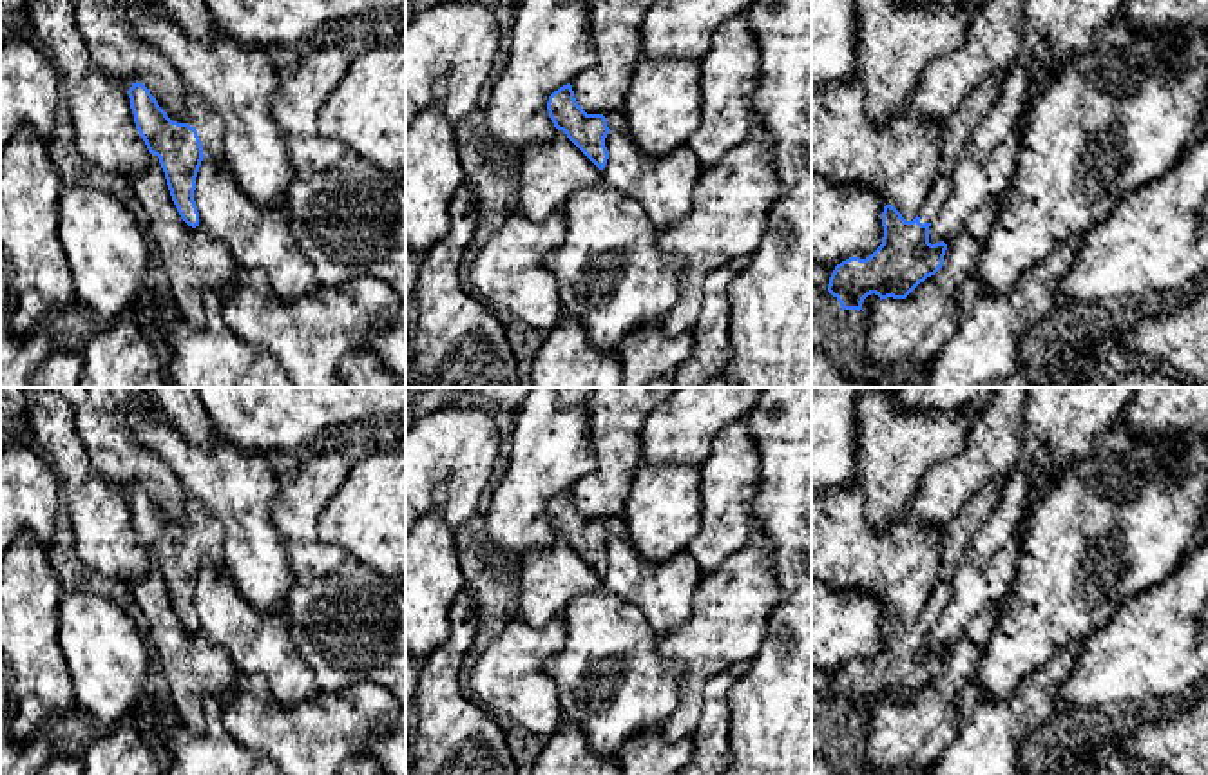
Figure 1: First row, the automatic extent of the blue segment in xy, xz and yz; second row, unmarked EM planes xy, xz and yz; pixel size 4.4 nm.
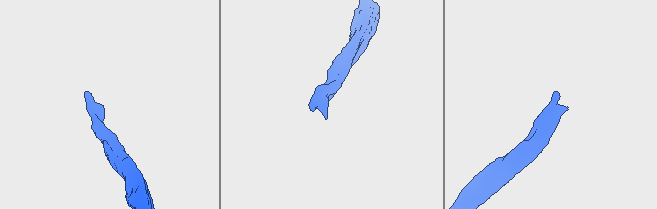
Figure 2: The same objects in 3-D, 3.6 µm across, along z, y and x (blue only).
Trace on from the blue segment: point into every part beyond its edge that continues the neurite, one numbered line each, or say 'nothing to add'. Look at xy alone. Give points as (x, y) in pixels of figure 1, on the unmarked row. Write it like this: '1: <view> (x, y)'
1: xy (210, 536)

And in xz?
1: xz (616, 526)

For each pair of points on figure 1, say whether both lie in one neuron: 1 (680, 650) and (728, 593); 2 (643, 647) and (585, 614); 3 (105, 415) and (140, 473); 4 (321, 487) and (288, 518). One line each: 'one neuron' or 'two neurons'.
1: one neuron
2: one neuron
3: one neuron
4: one neuron

